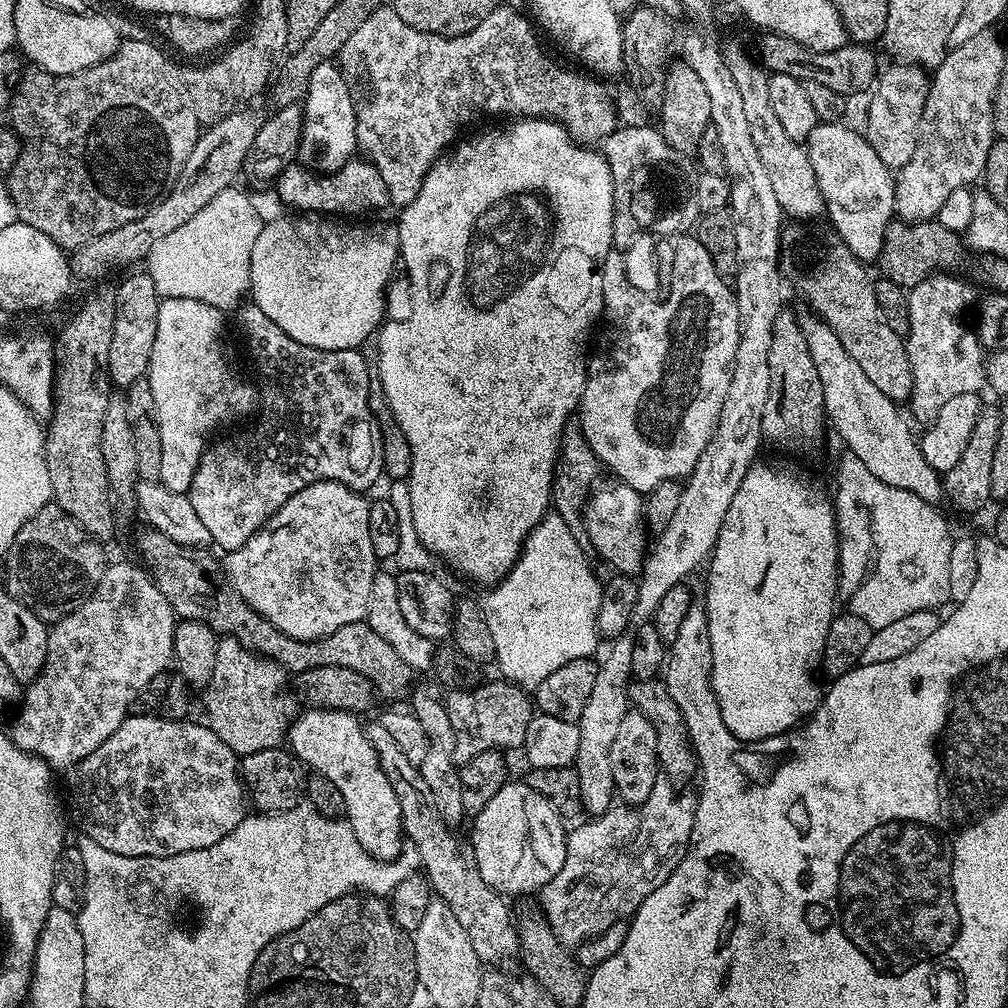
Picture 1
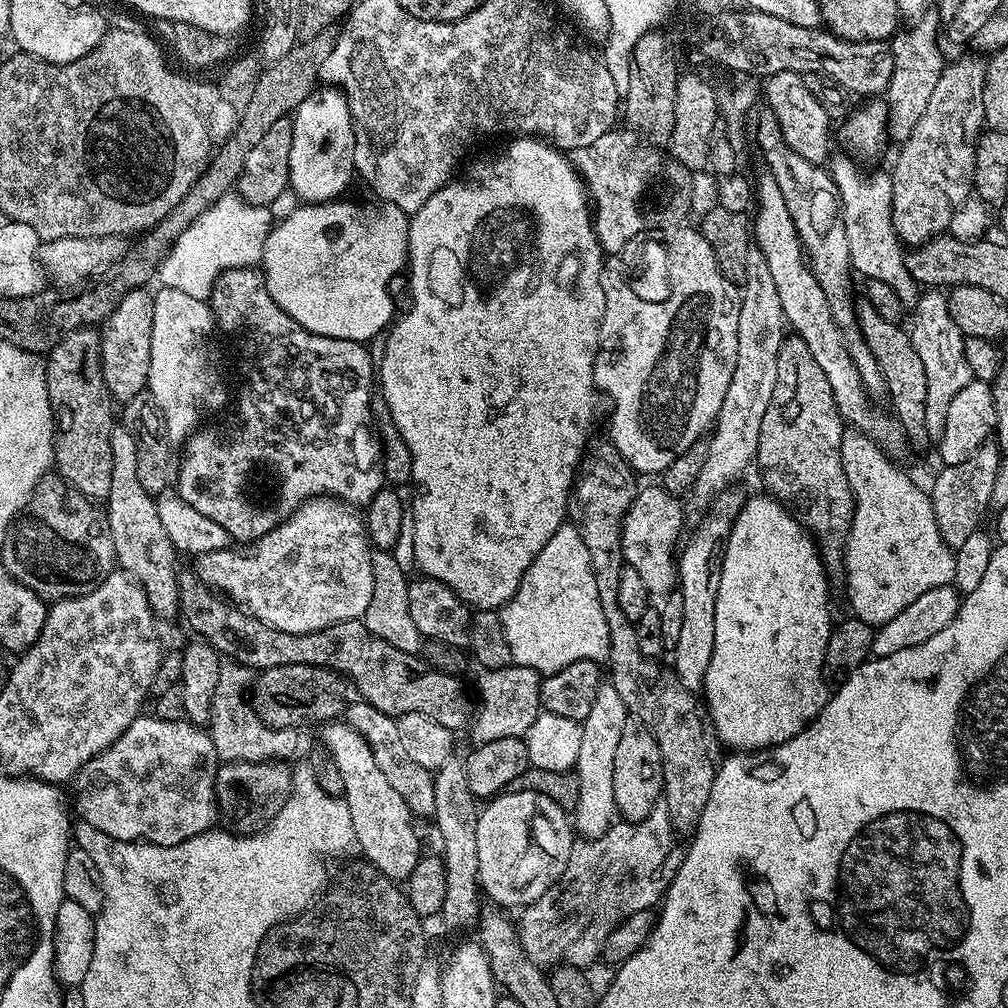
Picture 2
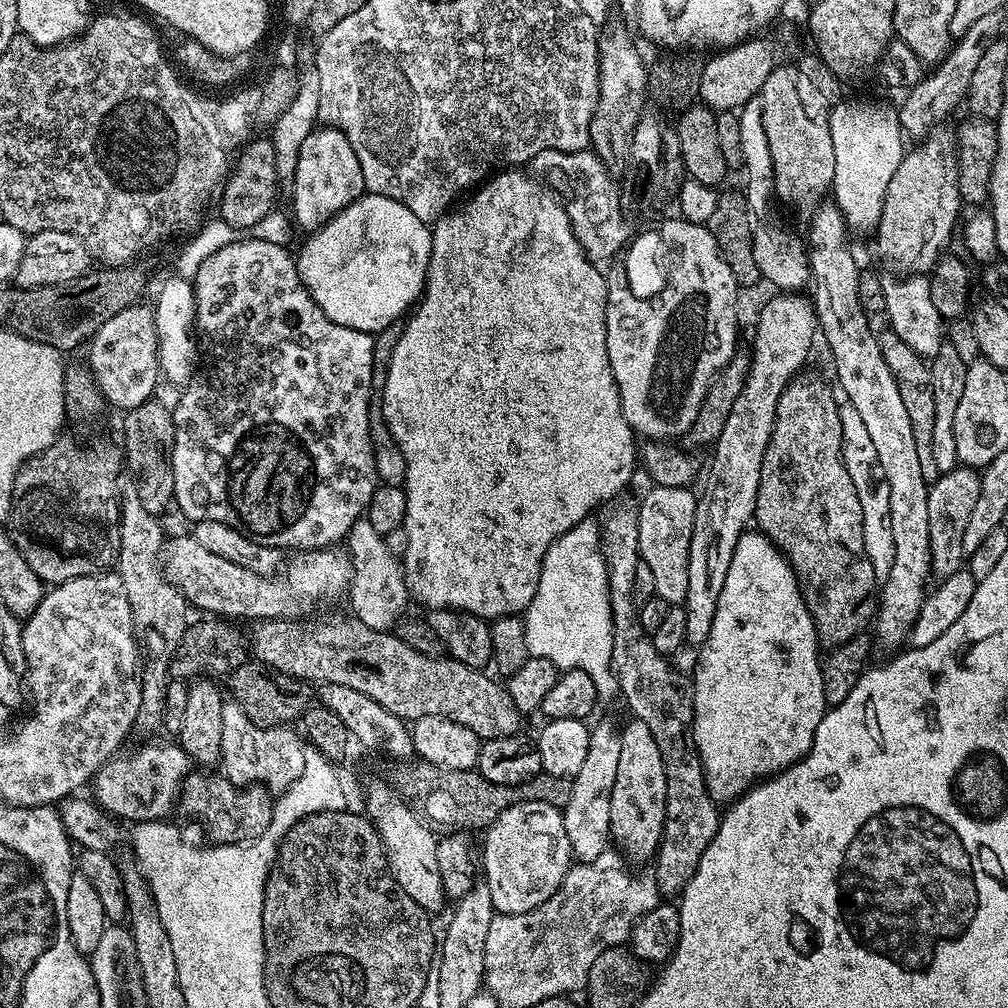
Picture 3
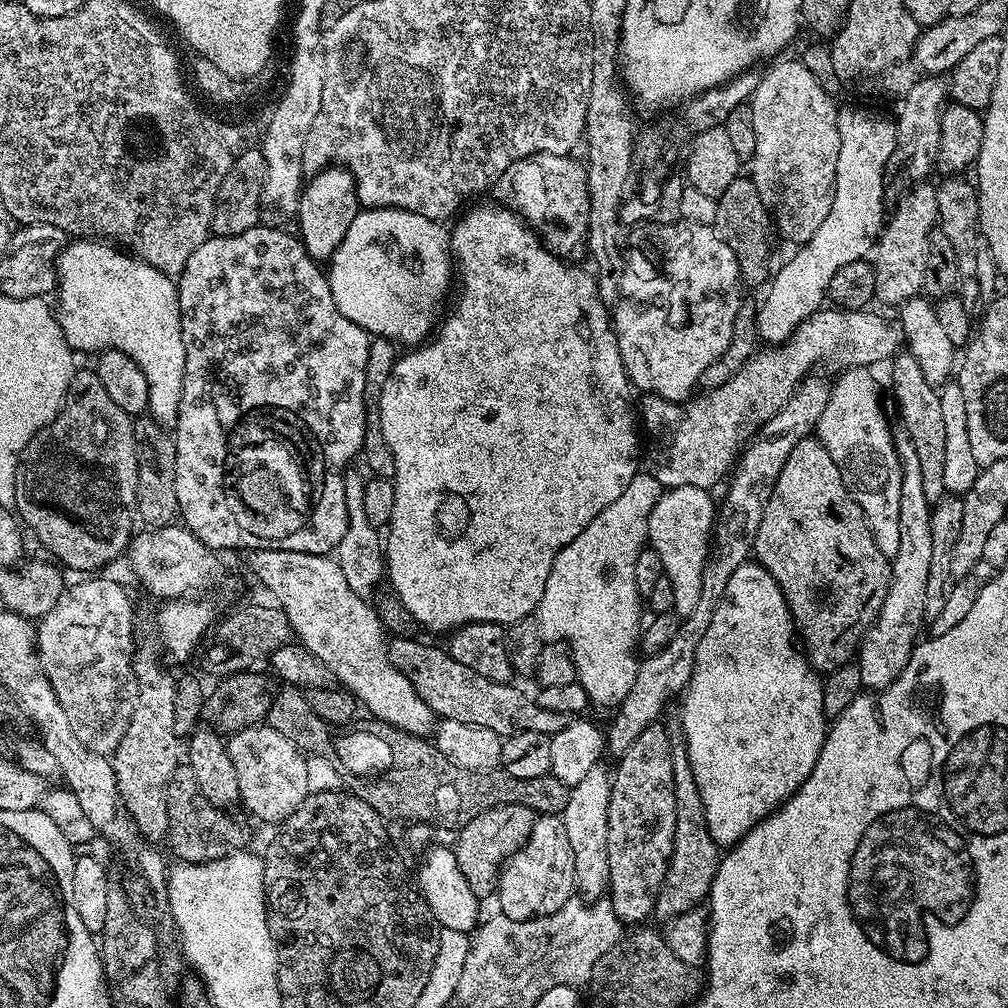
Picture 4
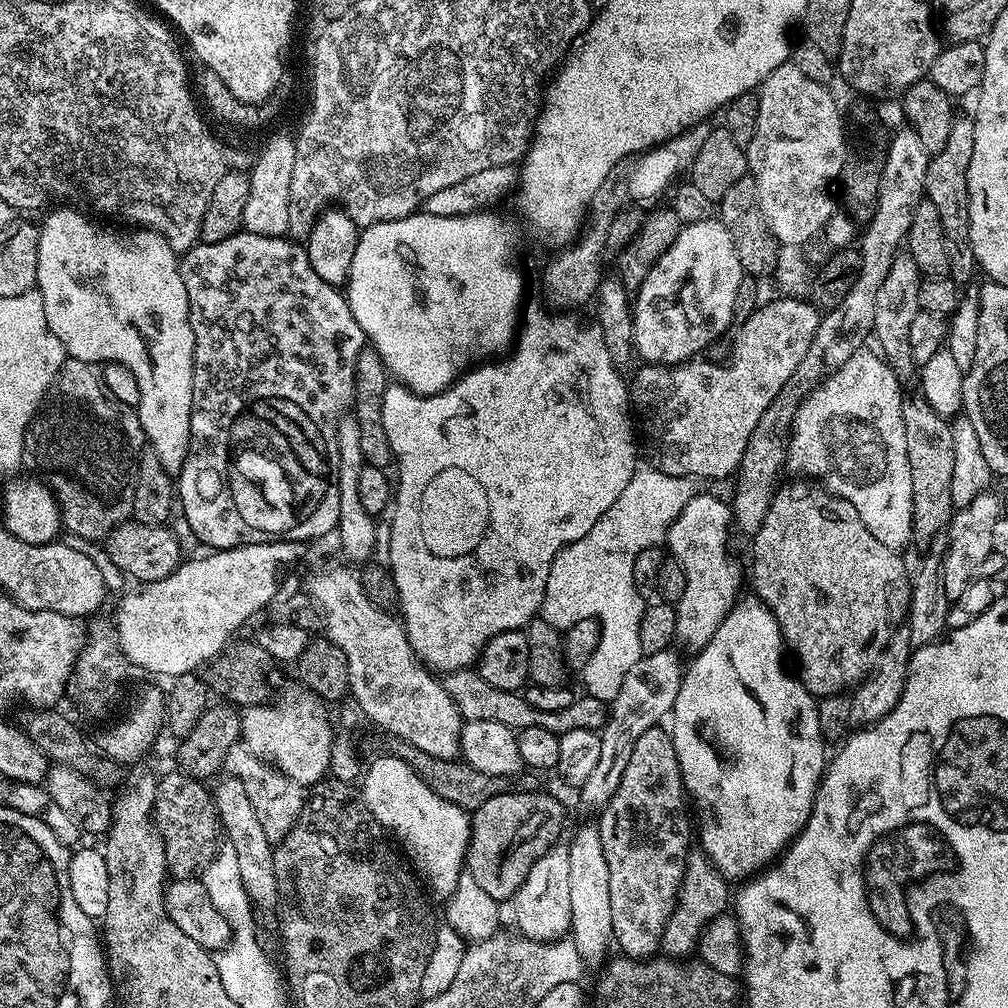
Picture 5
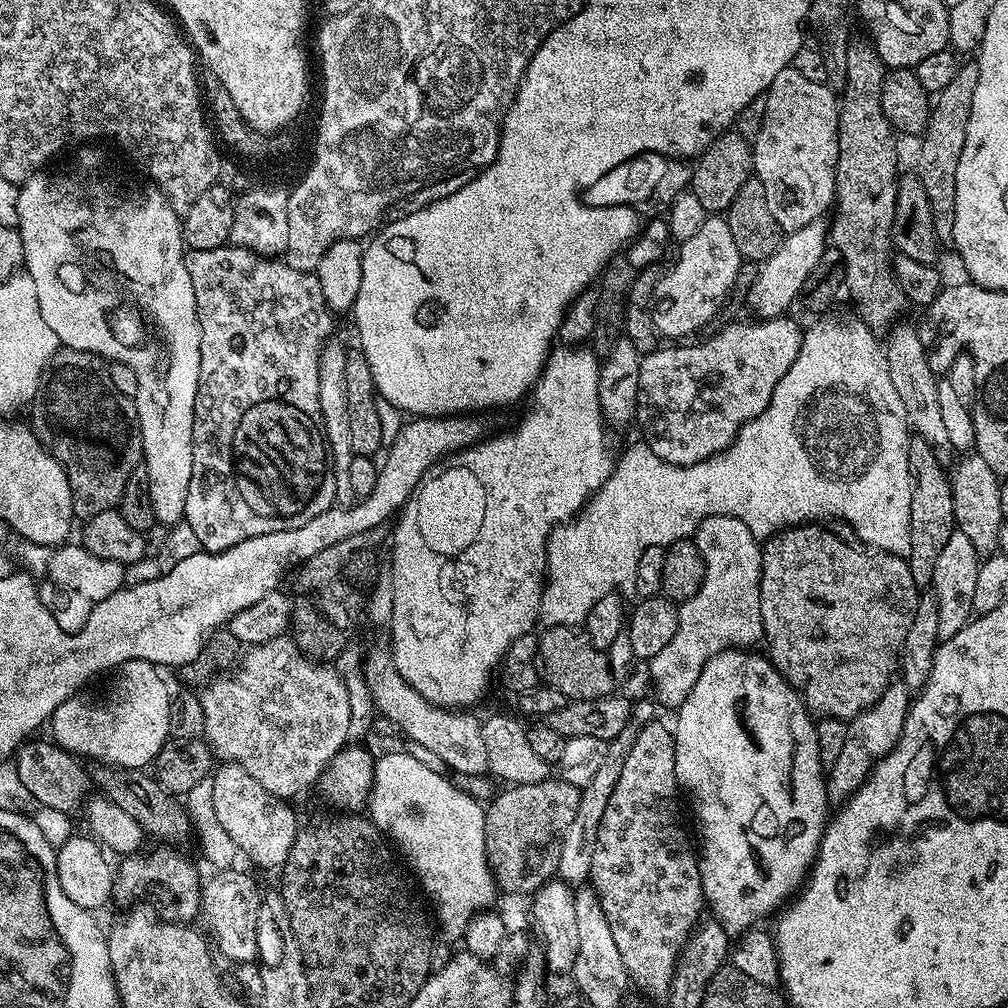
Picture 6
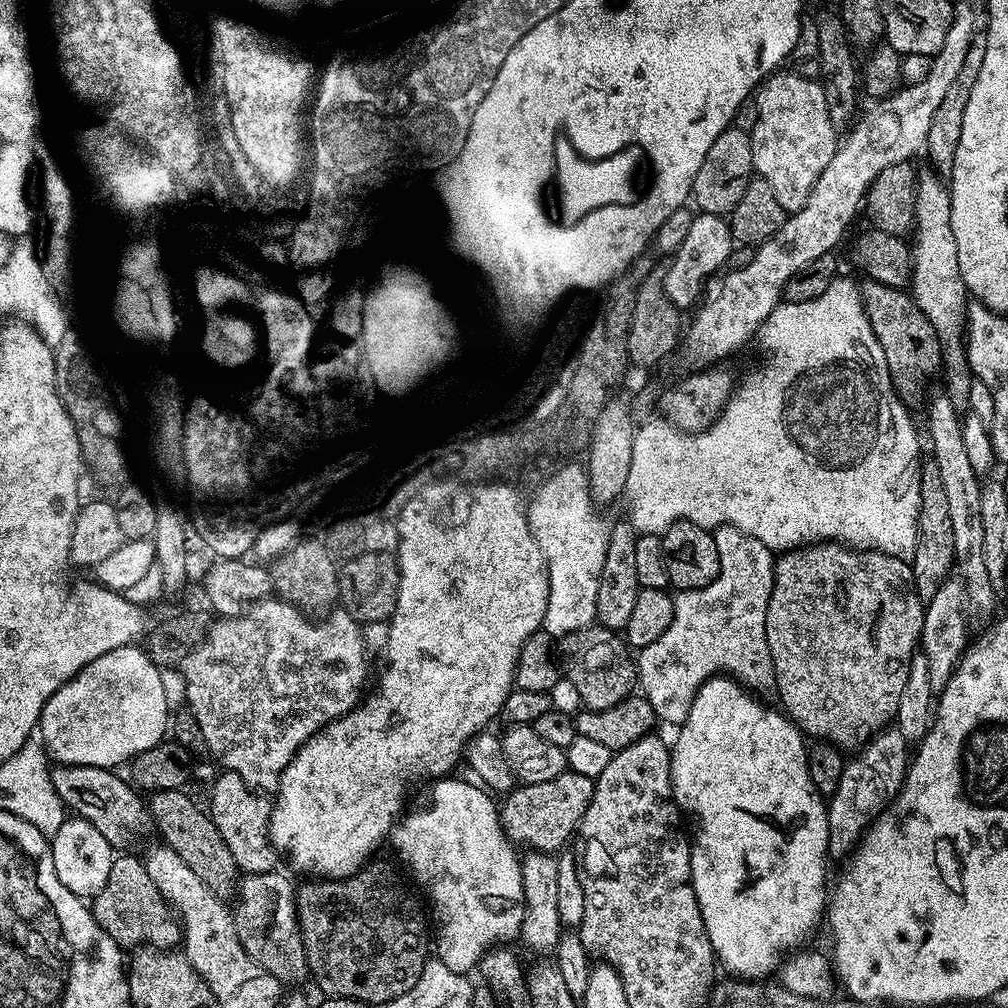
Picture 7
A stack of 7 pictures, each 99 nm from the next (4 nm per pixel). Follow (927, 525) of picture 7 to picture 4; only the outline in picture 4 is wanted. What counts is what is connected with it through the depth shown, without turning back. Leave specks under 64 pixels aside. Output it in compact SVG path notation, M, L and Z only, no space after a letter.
M897 354L892 357L890 361L892 367L892 396L896 399L896 408L900 411L900 420L904 423L903 431L910 438L910 442L914 446L914 451L918 453L918 463L922 466L922 491L926 494L929 504L935 506L936 503L944 499L946 493L944 490L944 483L942 482L942 462L946 462L946 426L942 422L942 402L940 401L940 393L937 385L926 382L926 374L922 374L922 366L918 366L918 362L910 354Z

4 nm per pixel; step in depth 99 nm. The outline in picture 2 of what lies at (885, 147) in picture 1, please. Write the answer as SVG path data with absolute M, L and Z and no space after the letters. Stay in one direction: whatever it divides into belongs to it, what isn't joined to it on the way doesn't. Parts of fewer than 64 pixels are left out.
M928 14L917 19L913 23L916 25L905 36L897 35L891 41L896 69L894 74L890 74L886 93L889 141L903 142L906 138L910 138L910 130L914 130L918 118L922 118L926 105L934 95L934 86L938 86L938 78L944 73L946 59L944 60L939 46L936 45L936 26L933 18L935 18L933 15Z

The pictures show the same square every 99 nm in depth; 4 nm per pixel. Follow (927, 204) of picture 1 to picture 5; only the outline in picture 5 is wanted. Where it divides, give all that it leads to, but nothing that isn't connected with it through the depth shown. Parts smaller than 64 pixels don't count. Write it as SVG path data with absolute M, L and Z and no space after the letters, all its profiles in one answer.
M897 254L890 266L890 272L878 286L878 302L874 302L874 340L880 343L879 351L883 359L887 360L892 373L900 377L901 381L913 379L918 368L918 361L912 357L910 350L910 325L914 318L922 311L920 306L920 271L914 258L907 254Z

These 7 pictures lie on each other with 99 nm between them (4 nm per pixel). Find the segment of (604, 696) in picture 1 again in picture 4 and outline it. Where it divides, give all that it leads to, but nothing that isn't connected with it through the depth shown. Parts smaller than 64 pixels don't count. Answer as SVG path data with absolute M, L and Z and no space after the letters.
M597 766L590 770L590 774L586 774L586 778L582 778L582 782L571 785L571 789L570 802L566 802L562 819L566 826L566 834L570 838L570 850L574 850L575 891L584 898L600 898L608 892L610 874L610 858L606 854L606 830L612 776L609 769L607 772L604 766Z

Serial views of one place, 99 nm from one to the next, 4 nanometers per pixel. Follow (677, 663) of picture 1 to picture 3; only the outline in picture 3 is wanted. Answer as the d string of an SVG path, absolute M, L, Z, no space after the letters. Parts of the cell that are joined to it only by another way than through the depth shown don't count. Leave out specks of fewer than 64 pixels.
M776 294L773 300L764 304L760 317L756 320L756 338L754 348L751 347L750 375L744 382L744 389L734 401L734 410L730 410L730 418L726 418L726 426L722 426L722 434L718 434L712 452L712 465L708 468L708 481L704 489L699 489L694 514L694 530L690 534L690 558L688 559L688 581L686 582L686 598L682 605L686 618L685 645L699 646L710 638L710 626L714 626L714 610L718 610L718 594L722 594L722 586L726 586L726 570L730 570L730 558L734 558L734 546L738 546L738 538L746 531L744 524L753 519L758 498L758 486L762 474L762 462L768 449L768 443L776 421L778 398L784 388L792 381L793 376L808 360L808 350L812 339L818 336L816 309L809 297L804 294Z

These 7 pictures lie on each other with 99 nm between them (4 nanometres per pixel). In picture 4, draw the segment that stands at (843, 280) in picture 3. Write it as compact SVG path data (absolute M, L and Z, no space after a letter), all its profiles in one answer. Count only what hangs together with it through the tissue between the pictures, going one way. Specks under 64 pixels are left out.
M906 434L895 437L896 453L900 459L902 470L902 494L898 494L898 554L890 558L892 577L886 590L886 598L876 615L876 621L869 628L858 649L858 667L860 682L865 689L883 690L888 688L904 672L906 662L910 662L910 654L921 639L920 627L926 624L924 611L926 610L926 578L930 578L930 562L934 546L930 539L930 518L933 505L929 504L926 494L922 491L922 466L918 463L918 453Z

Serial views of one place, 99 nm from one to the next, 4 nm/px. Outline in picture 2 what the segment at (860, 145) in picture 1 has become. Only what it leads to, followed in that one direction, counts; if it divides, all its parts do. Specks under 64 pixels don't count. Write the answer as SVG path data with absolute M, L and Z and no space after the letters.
M843 155L831 157L830 171L840 195L840 210L844 214L846 239L850 242L853 273L860 275L861 272L861 277L886 282L905 306L915 305L918 285L910 270L906 270L906 252L892 221L892 177L884 171L874 173L869 180L863 180L859 170L852 165L853 157Z

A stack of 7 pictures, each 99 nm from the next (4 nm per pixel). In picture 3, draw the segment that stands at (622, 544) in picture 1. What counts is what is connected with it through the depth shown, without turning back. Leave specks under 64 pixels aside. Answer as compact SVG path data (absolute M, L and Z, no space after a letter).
M652 486L645 494L644 501L639 501L640 517L638 518L638 542L640 543L640 559L654 574L656 595L661 596L669 606L683 605L686 598L686 582L688 581L688 559L690 558L690 534L694 530L694 514L698 499L691 487L675 488L674 486Z

